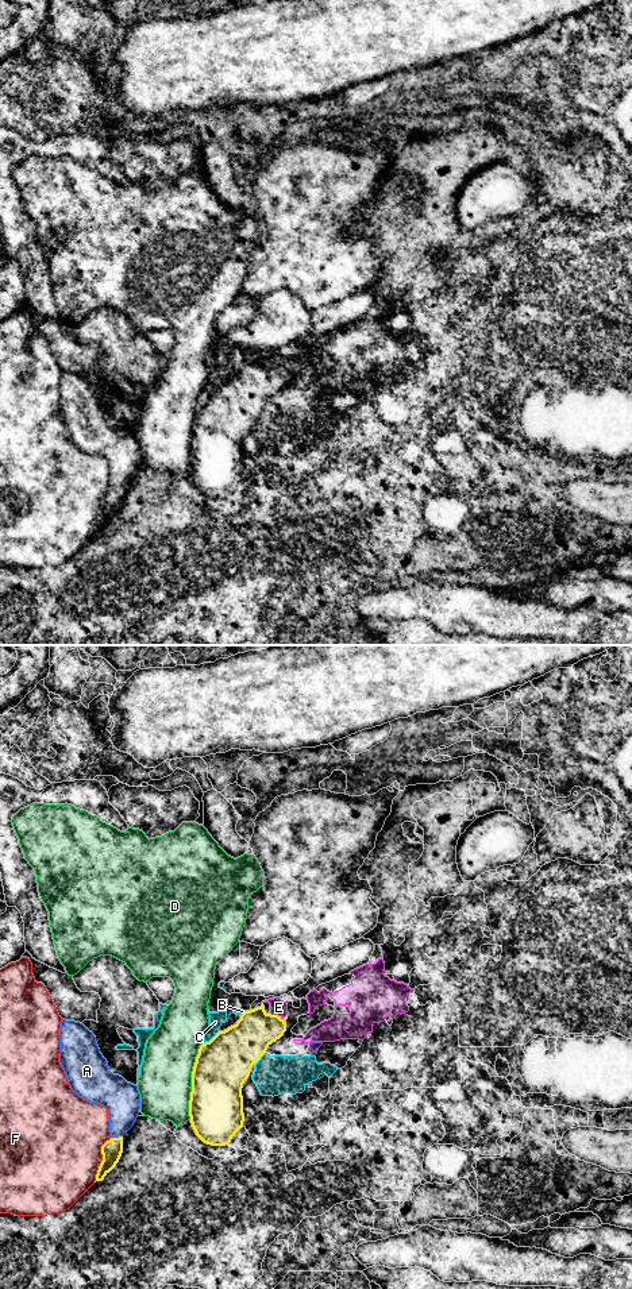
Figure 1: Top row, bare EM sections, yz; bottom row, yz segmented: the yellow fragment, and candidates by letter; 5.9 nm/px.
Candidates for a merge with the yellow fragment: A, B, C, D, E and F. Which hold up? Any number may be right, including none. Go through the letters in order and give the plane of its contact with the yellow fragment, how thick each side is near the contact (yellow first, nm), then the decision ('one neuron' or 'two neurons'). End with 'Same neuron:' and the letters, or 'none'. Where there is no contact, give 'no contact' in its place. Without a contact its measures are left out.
A: yz | 120/220 nm | two neurons
B: yz | 280/20 nm | two neurons
C: yz | 320/80 nm | two neurons
D: yz | 320/320 nm | two neurons
E: yz | 240/100 nm | two neurons
F: yz | 120/460 nm | two neurons
Same neuron: none

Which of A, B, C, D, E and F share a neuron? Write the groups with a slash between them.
A / B C E / D / F

